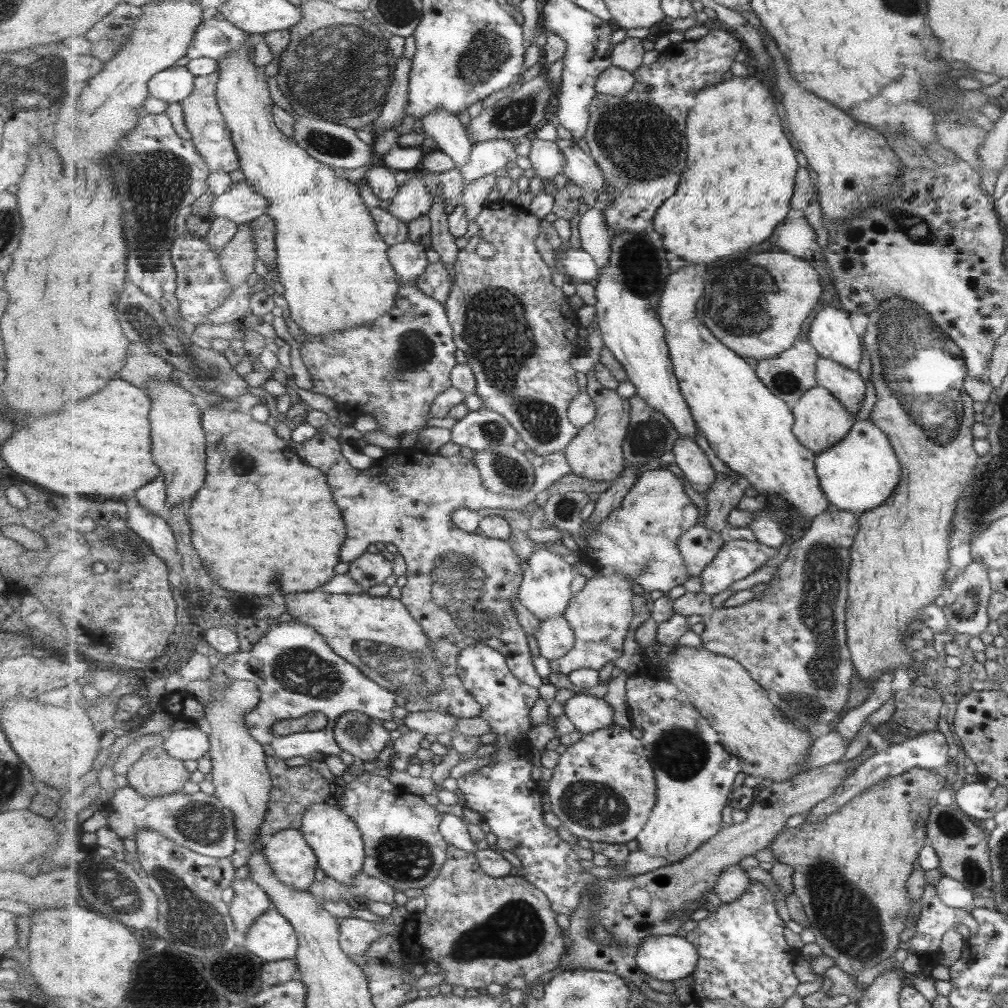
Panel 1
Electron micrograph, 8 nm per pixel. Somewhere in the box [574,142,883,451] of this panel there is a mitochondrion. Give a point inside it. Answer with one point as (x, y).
(751, 308)

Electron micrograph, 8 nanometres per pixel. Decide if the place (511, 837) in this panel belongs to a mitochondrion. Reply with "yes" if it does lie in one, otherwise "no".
no

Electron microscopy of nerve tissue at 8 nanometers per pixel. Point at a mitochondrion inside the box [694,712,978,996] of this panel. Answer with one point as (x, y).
(843, 914)

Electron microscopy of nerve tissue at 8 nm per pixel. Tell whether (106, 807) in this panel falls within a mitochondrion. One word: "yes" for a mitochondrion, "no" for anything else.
no

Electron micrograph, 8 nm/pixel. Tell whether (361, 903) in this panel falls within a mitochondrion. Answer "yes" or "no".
no

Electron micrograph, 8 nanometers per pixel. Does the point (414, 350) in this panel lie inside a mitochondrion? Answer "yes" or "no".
yes

